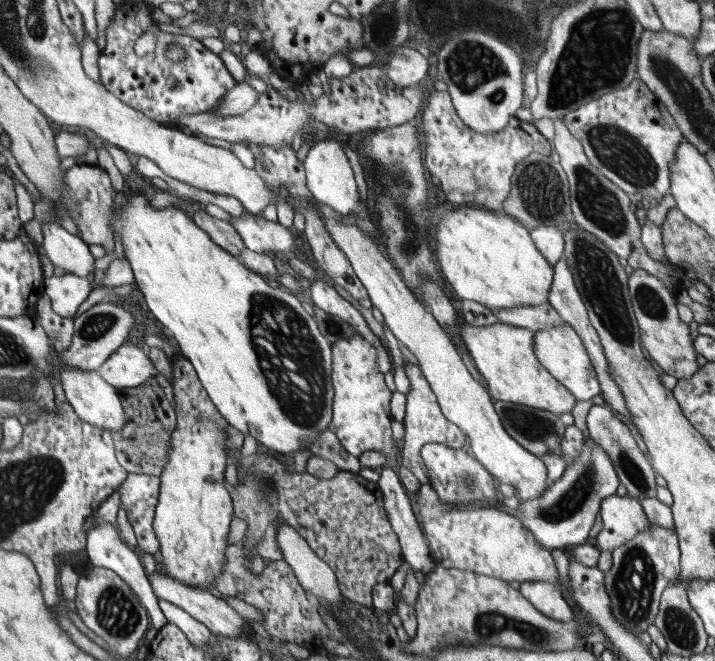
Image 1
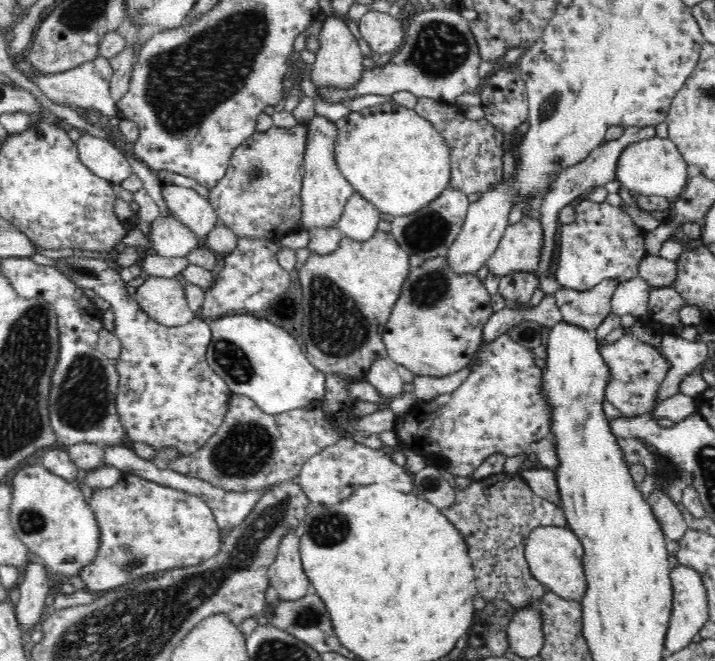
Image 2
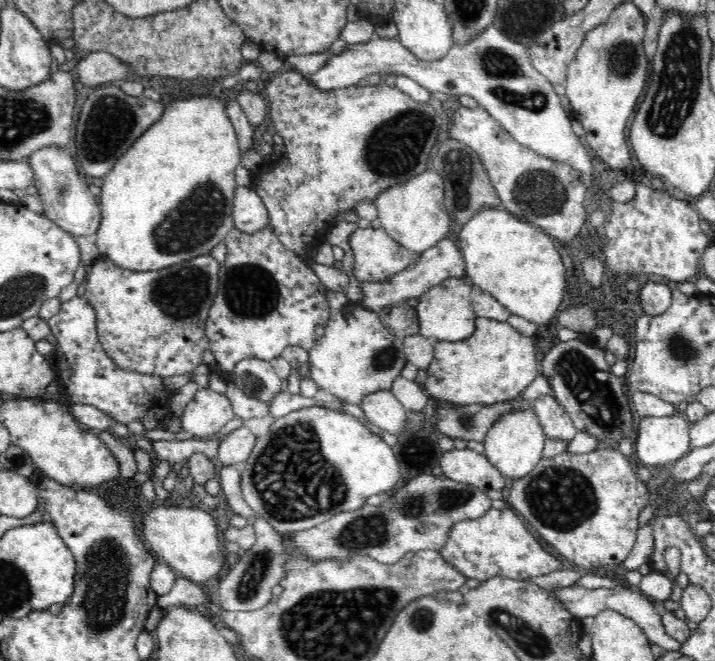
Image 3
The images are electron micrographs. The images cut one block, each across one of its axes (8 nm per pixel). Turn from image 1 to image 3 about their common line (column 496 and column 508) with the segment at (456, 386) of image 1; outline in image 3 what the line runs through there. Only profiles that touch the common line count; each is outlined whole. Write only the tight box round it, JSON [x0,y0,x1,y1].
[483,408,545,477]

